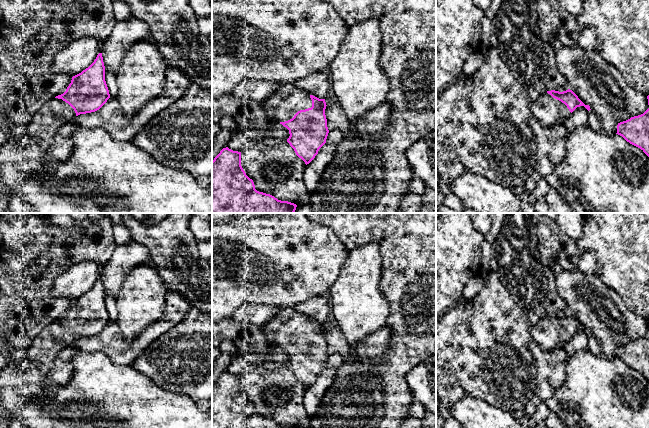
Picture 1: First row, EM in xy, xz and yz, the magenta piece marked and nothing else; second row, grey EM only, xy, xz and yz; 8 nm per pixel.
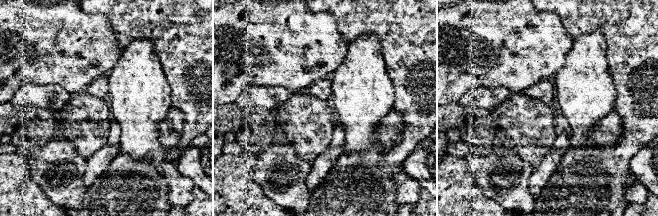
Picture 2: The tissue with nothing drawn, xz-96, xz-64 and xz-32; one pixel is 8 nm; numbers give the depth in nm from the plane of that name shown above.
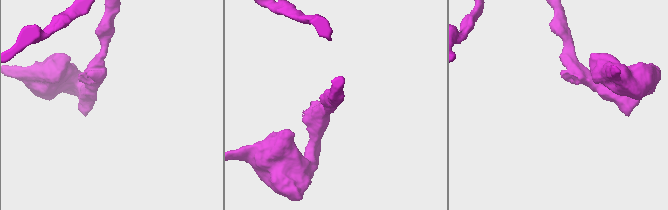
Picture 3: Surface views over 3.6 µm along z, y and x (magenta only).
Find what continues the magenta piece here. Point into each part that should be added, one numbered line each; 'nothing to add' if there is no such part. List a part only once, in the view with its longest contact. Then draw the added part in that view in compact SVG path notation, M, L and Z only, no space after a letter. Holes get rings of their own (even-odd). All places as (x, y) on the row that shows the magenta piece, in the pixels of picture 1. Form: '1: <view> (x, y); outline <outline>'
1: xz (282, 105); outline M283 84L262 102L266 116L273 122L285 122L300 111L312 107L310 94L295 86Z

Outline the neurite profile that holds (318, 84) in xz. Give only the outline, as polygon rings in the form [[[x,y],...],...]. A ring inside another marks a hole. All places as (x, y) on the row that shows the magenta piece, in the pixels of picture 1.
[[[316,72],[298,80],[295,86],[319,99],[325,99],[331,88],[328,72]]]

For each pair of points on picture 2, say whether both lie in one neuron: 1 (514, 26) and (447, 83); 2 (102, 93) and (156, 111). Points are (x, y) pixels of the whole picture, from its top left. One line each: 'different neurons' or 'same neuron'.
1: same neuron
2: different neurons

